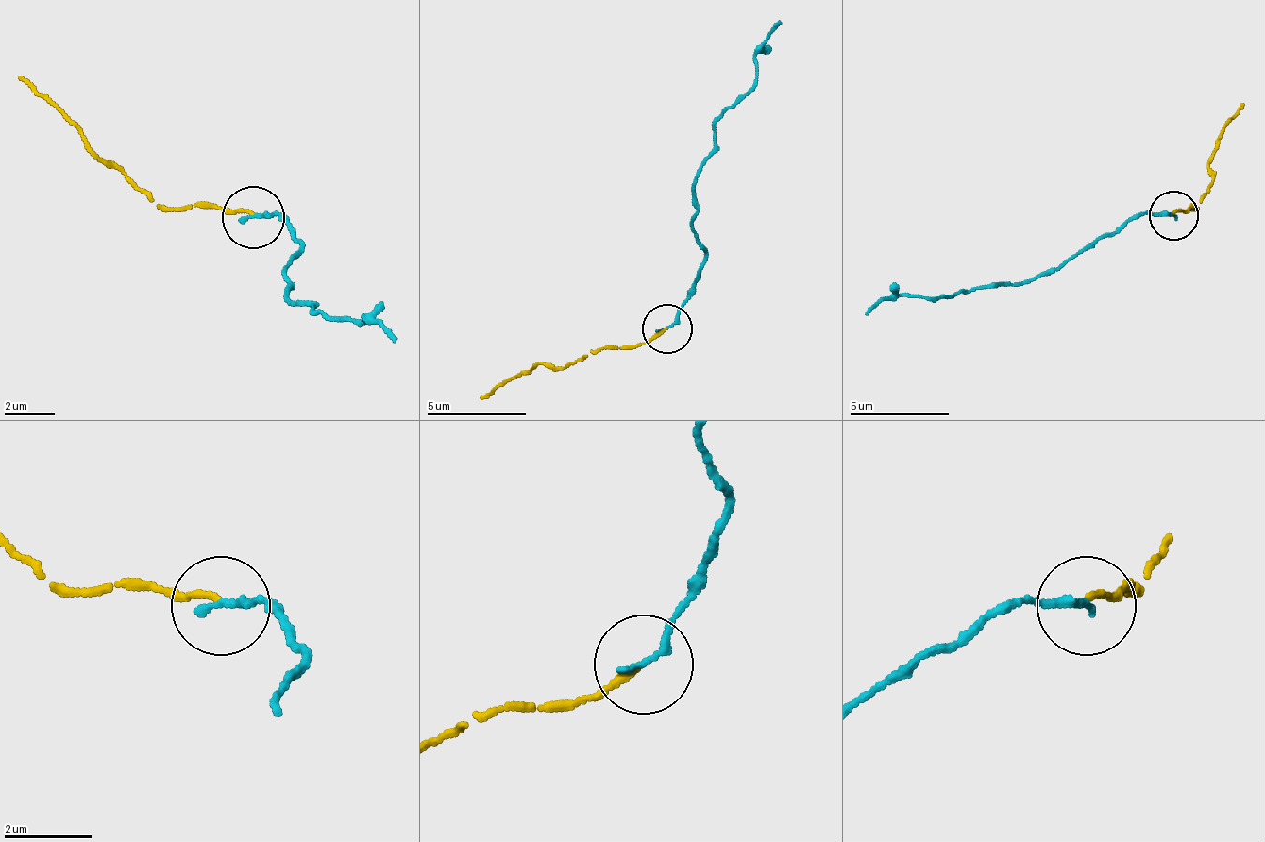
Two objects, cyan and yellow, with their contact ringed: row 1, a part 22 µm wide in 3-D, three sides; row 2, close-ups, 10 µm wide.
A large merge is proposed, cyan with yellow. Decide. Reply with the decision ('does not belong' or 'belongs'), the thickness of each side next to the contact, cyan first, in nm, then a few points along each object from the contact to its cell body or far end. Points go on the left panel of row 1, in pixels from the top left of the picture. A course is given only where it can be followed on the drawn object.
belongs | 200/140 nm | cyan via (252, 215), (277, 215), (302, 246), (283, 272), (295, 303), (364, 322), (370, 315), (396, 340) | yellow via (252, 215), (209, 203), (164, 210), (95, 153), (64, 115), (21, 78)

